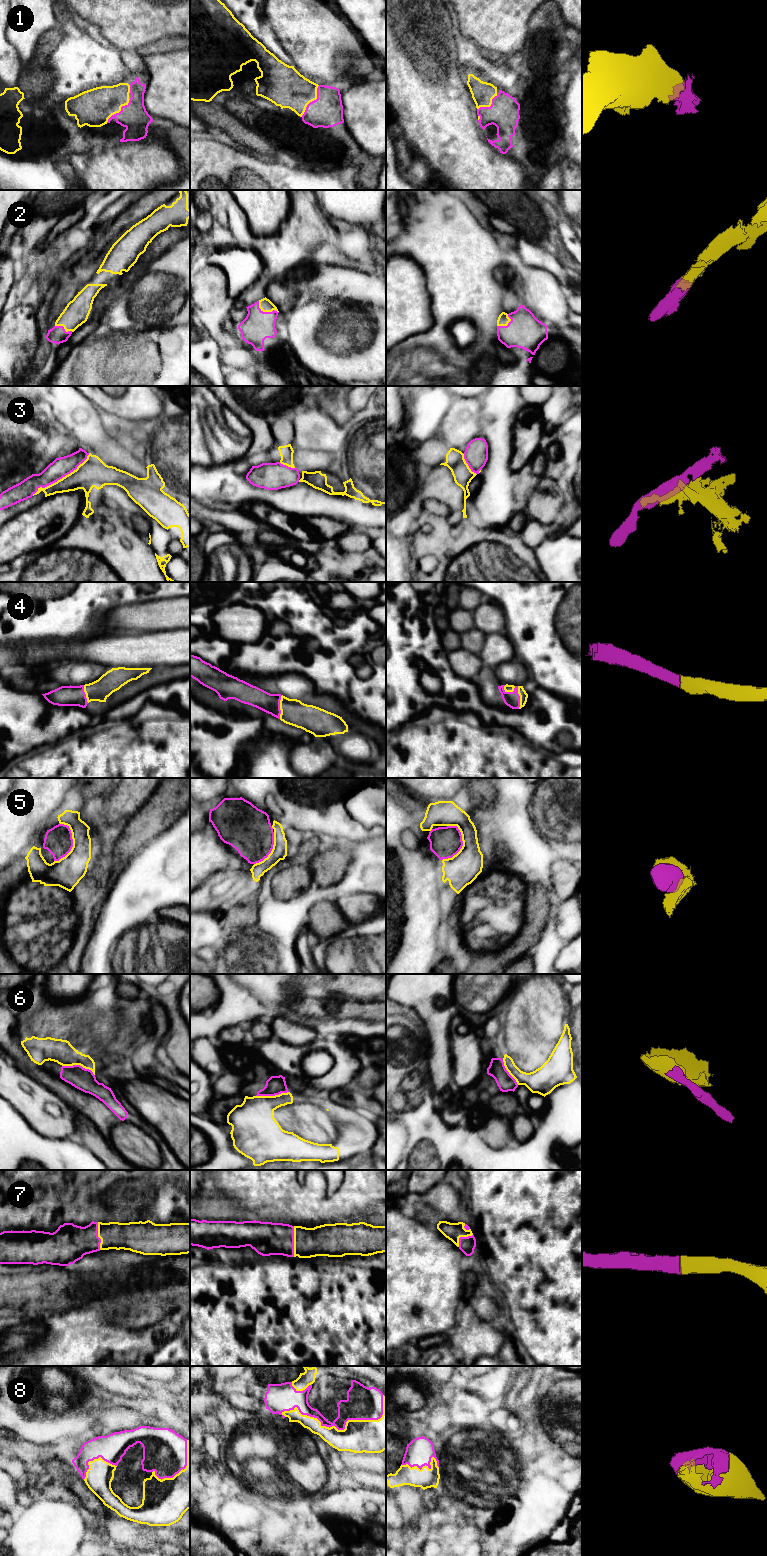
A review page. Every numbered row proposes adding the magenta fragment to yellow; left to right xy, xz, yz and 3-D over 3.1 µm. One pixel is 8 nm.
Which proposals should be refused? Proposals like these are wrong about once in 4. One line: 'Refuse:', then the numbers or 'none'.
Refuse: 3, 6

